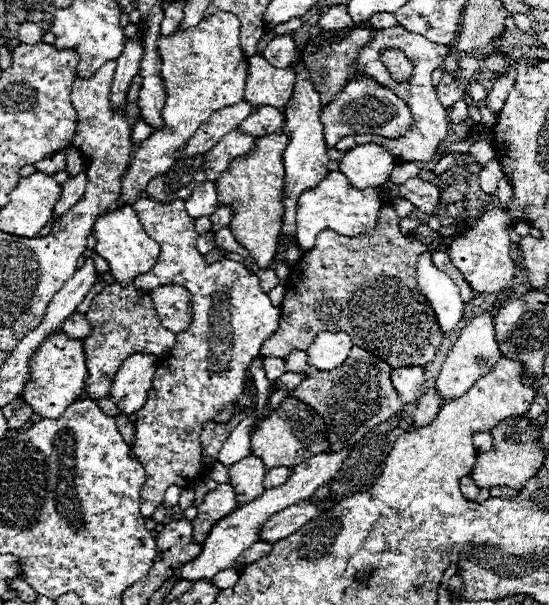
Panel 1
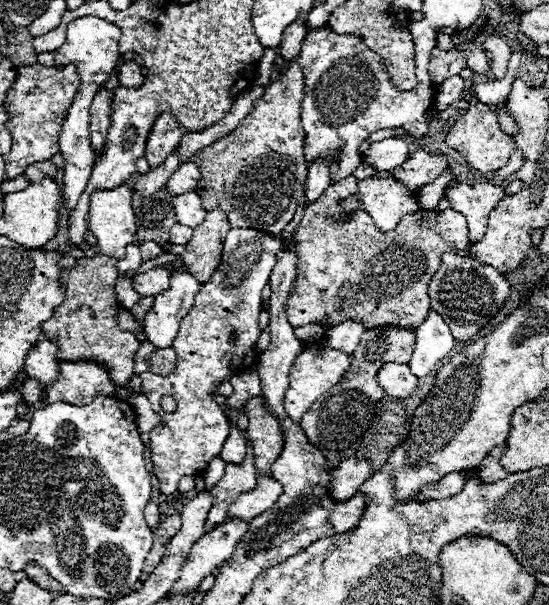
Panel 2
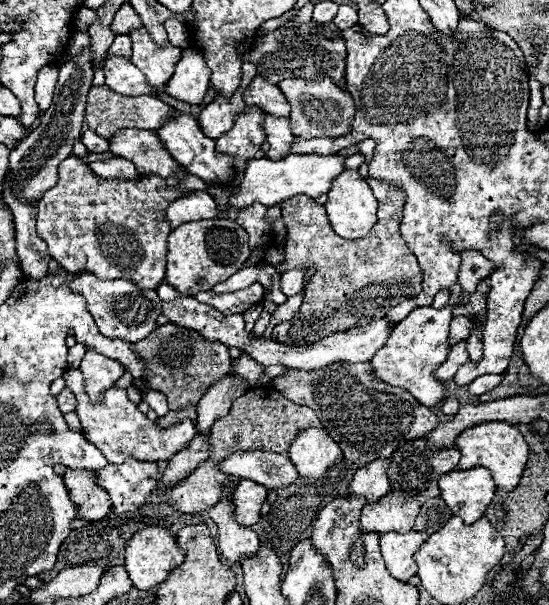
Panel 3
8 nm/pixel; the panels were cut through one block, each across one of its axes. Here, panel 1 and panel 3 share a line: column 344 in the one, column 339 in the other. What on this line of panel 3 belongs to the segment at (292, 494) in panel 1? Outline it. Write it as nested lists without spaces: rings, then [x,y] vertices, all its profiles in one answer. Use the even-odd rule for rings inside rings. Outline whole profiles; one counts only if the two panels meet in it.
[[[306,428],[296,434],[286,456],[294,462],[300,476],[322,478],[328,468],[342,458],[342,452],[326,430]]]

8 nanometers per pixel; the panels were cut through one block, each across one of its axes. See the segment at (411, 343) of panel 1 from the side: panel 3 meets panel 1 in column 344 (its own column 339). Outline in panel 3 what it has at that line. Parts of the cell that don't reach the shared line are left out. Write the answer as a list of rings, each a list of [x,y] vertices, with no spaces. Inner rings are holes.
[[[368,178],[374,196],[378,198],[378,222],[368,232],[368,236],[360,240],[344,240],[330,228],[330,222],[326,218],[326,210],[322,204],[318,204],[310,196],[294,196],[282,204],[282,218],[286,224],[286,248],[284,248],[284,262],[276,266],[278,272],[286,272],[290,268],[310,268],[314,266],[316,272],[304,286],[304,302],[300,306],[300,312],[290,320],[274,326],[272,340],[280,344],[314,344],[316,340],[322,340],[324,336],[332,336],[332,332],[346,332],[348,328],[358,328],[360,324],[370,324],[372,320],[380,320],[388,314],[388,308],[392,304],[400,304],[400,300],[414,298],[422,290],[422,270],[418,266],[416,256],[406,246],[406,242],[400,236],[400,222],[402,222],[402,208],[406,204],[406,196],[400,188]]]

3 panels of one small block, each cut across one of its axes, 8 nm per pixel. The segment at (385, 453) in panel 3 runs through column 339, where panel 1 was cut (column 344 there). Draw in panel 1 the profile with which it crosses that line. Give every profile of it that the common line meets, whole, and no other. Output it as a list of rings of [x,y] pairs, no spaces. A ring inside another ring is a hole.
[[[354,346],[350,352],[350,358],[334,370],[322,372],[322,370],[310,368],[310,376],[292,390],[292,396],[312,406],[326,420],[332,452],[362,440],[362,436],[370,432],[370,428],[374,428],[376,424],[382,424],[392,414],[400,412],[404,406],[390,382],[390,366],[382,362],[378,356],[358,346]]]

